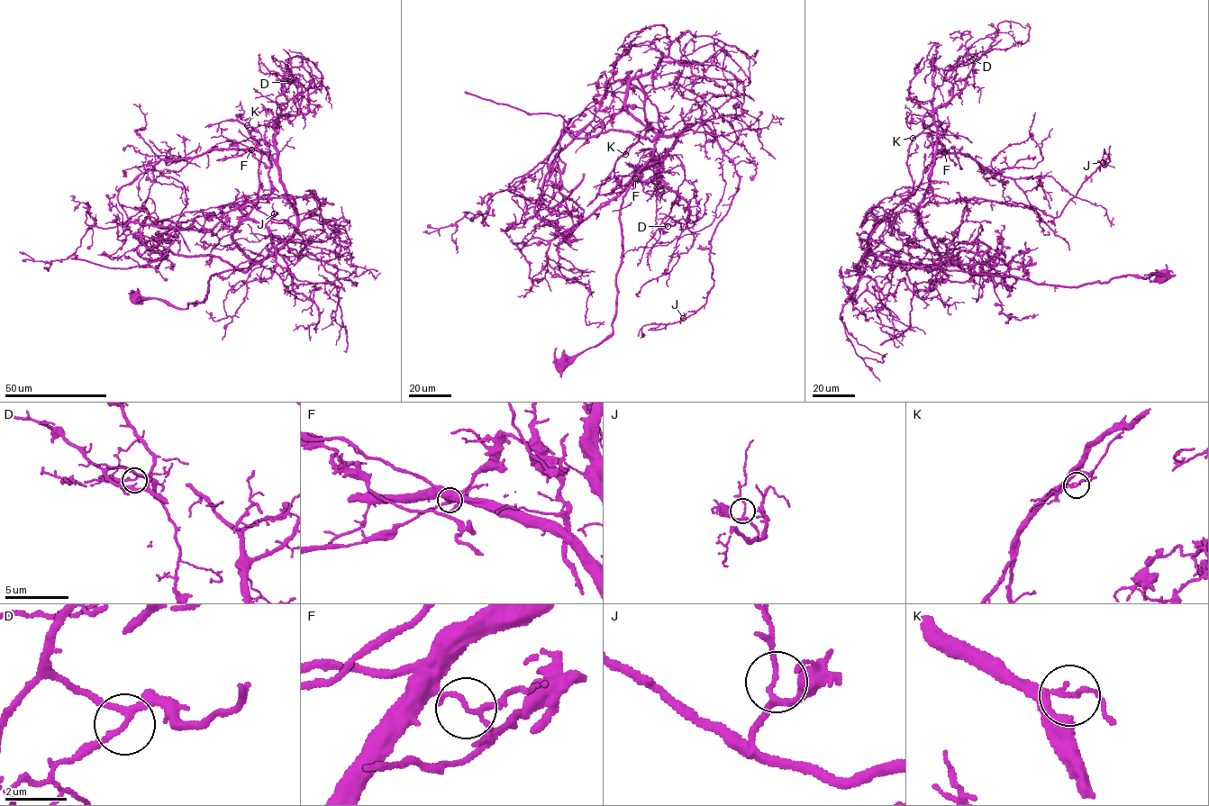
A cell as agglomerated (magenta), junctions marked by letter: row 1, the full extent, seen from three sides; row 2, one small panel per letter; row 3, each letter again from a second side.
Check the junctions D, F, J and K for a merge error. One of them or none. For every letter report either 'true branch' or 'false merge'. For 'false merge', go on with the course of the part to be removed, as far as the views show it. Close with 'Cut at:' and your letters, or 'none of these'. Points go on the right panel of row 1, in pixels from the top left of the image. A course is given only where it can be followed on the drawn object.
D: true branch
F: false merge; course (944, 152), (934, 141), (918, 188), (868, 234), (874, 255), (981, 276), (1017, 268), (1025, 243)
J: true branch
K: true branch
Cut at: F

